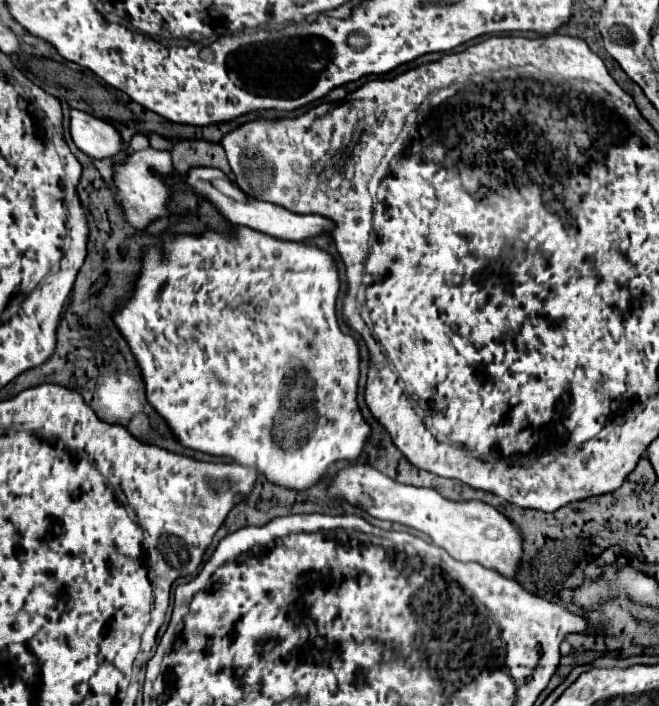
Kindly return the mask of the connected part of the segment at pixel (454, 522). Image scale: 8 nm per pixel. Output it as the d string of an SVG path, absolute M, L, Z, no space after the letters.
M350 466L340 470L330 484L330 494L364 508L374 518L400 522L428 534L436 546L444 548L460 562L478 562L498 574L516 580L522 562L522 536L516 526L494 506L480 500L454 502L434 488L416 488L400 484L372 466Z

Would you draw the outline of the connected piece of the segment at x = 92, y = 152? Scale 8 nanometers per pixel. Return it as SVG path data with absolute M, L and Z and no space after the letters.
M72 110L70 116L72 116L70 120L72 140L86 156L102 160L114 158L116 154L122 152L124 142L120 132L112 126L112 122L106 122L80 110Z

